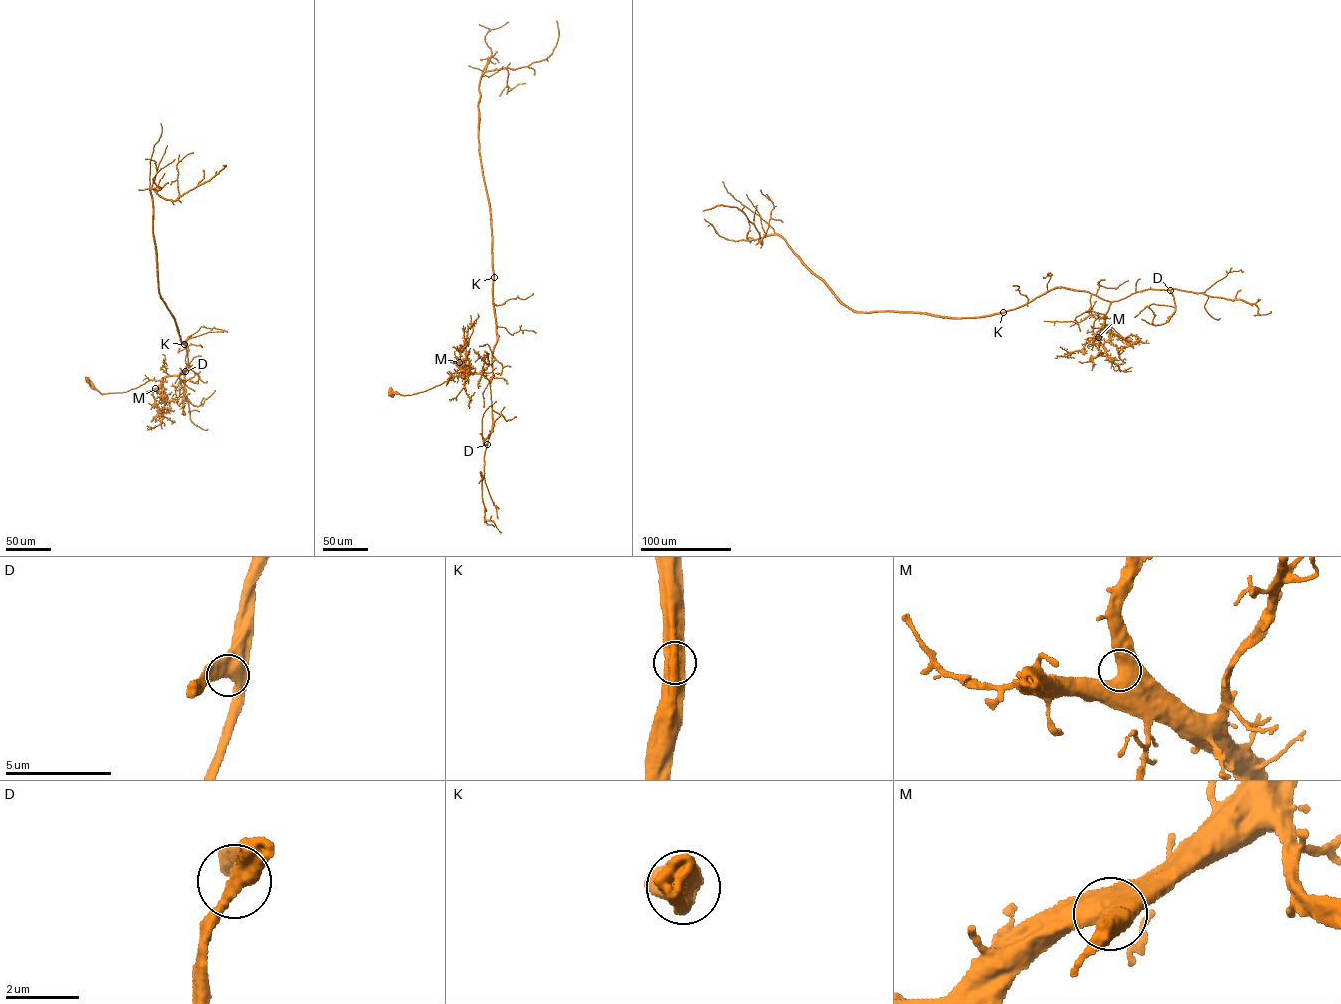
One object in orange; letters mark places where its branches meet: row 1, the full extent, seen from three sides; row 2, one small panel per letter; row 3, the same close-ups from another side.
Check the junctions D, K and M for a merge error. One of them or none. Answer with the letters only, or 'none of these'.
none of these

